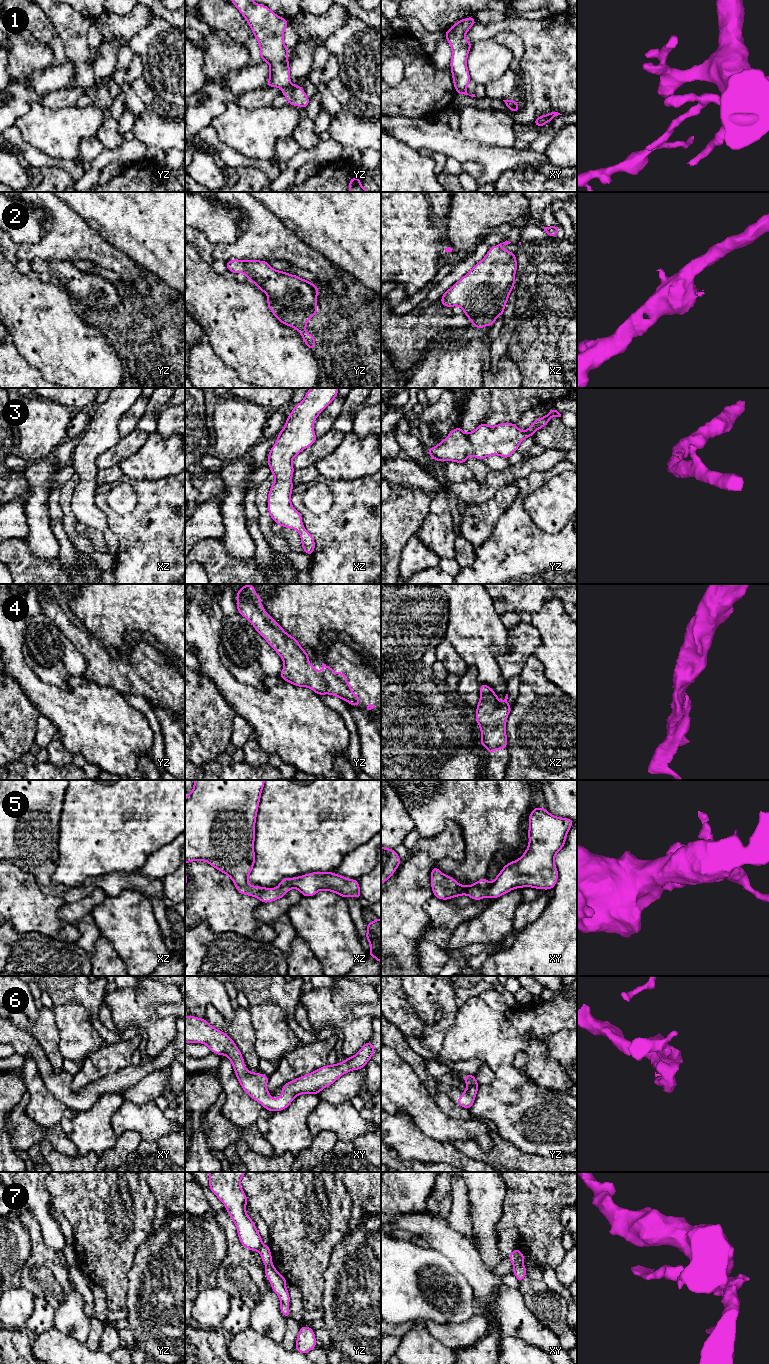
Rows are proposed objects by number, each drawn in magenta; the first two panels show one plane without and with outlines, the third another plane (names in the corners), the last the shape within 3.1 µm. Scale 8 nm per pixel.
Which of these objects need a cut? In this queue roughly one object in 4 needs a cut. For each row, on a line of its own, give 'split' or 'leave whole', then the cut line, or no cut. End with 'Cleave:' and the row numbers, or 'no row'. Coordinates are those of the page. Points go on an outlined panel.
1: split; cut in yz along (292, 85), (282, 91)
2: leave whole; no cut
3: leave whole; no cut
4: leave whole; no cut
5: leave whole; no cut
6: leave whole; no cut
7: split; cut in xy along (521, 1263), (514, 1265)
Cleave: 1, 7

